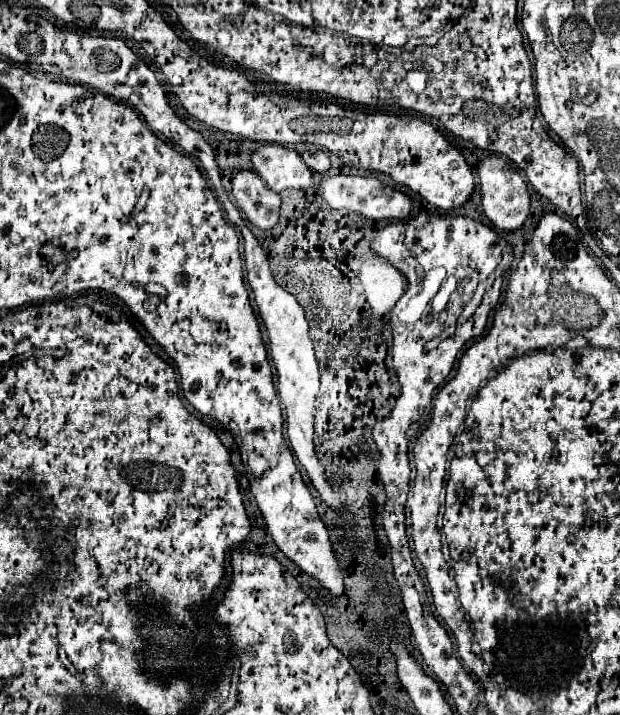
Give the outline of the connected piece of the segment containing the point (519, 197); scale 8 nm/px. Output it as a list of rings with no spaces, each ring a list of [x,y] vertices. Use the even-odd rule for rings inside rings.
[[[487,157],[479,165],[479,183],[481,183],[481,193],[483,193],[483,211],[489,217],[489,221],[499,231],[521,229],[531,213],[531,195],[529,195],[523,175],[515,171],[515,167],[511,167],[505,159]]]

